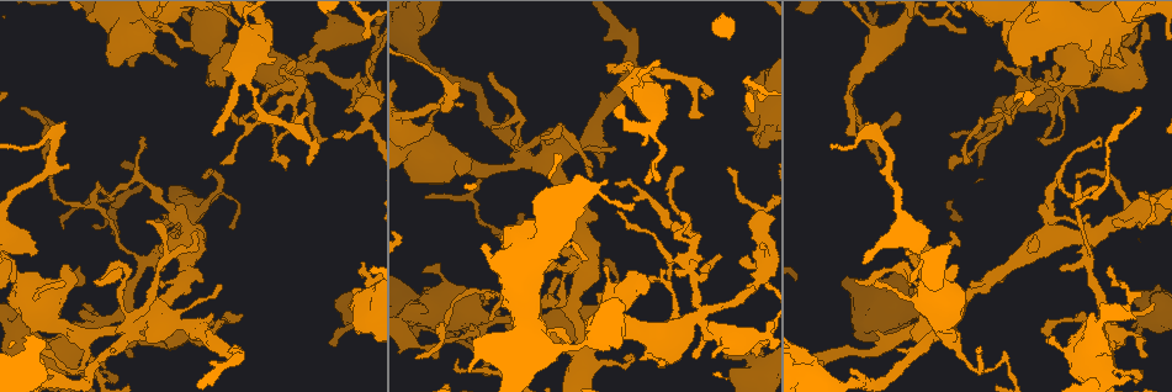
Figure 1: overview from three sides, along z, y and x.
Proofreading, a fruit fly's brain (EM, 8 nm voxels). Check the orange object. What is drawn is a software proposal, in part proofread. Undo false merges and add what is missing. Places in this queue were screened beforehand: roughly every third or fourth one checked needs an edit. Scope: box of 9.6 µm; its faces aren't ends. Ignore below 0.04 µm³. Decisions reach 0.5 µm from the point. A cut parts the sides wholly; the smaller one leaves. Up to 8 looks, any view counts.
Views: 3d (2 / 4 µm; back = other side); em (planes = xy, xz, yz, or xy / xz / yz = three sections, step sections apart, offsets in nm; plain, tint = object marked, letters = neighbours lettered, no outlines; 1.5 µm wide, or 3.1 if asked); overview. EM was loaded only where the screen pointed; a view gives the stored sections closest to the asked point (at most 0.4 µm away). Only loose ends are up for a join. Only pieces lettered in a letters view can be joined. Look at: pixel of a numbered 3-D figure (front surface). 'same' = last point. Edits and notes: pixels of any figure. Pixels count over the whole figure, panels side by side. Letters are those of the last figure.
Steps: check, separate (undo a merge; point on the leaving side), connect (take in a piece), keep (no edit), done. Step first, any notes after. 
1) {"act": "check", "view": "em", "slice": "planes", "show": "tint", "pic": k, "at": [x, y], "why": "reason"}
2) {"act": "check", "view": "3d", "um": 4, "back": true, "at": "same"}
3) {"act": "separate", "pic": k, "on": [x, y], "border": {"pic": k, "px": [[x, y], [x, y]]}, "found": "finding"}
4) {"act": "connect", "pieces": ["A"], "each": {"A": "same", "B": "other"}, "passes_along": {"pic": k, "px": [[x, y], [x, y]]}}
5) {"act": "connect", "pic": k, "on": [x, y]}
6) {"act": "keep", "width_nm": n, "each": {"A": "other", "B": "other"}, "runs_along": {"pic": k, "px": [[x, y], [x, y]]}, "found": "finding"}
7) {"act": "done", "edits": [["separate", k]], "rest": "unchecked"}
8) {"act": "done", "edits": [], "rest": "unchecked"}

{"act": "check", "view": "em", "slice": "xy", "step": 8, "show": "letters", "pic": 1, "at": [703, 99], "why": "branch stops here"}

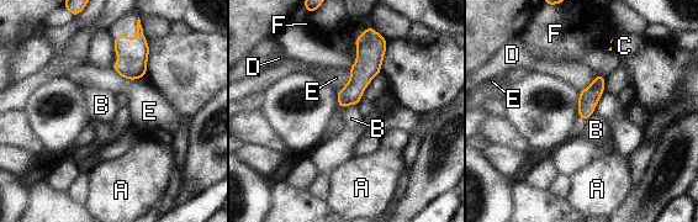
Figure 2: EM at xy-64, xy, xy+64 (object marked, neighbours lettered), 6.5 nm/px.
{"act": "keep", "width_nm": 100, "each": {"A": "other", "B": "other", "C": "other", "D": "other", "E": "other", "F": "other"}, "border": {"pic": 2, "px": [[337, 95], [339, 109], [355, 106]]}, "found": "no lettered piece goes on from it"}

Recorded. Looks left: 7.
{"act": "check", "view": "em", "slice": "xy", "step": 8, "show": "letters", "pic": 1, "at": [490, 72], "why": "tapers out"}

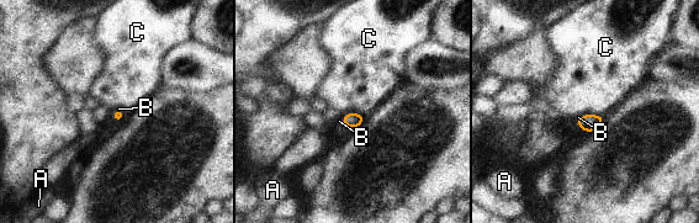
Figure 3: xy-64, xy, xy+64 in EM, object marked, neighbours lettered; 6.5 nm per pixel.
{"act": "check", "view": "em", "slice": "planes", "show": "letters", "at": "same", "why": "another direction"}

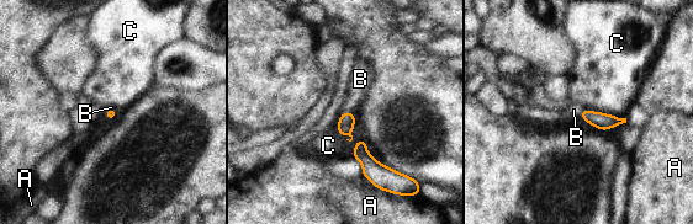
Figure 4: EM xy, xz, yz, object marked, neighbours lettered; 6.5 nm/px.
{"act": "connect", "pieces": ["B"], "each": {"A": "other", "B": "same", "C": "other"}, "found": "it goes on there"}

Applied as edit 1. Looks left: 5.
{"act": "check", "view": "em", "slice": "planes", "show": "tint", "pic": 1, "at": [587, 257]}

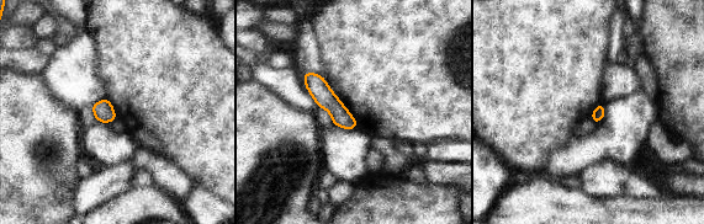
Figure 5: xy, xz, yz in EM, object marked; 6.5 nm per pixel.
{"act": "check", "view": "em", "slice": "planes", "show": "letters", "at": "same"}

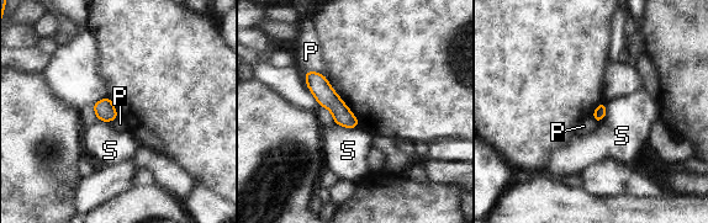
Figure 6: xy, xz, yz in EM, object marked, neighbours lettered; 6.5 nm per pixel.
{"act": "keep", "width_nm": 80, "each": {"P": "other", "S": "other"}, "found": "none of them fits"}

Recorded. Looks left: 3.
{"act": "done", "edits": [["connect", 4]], "rest": "unchecked"}

